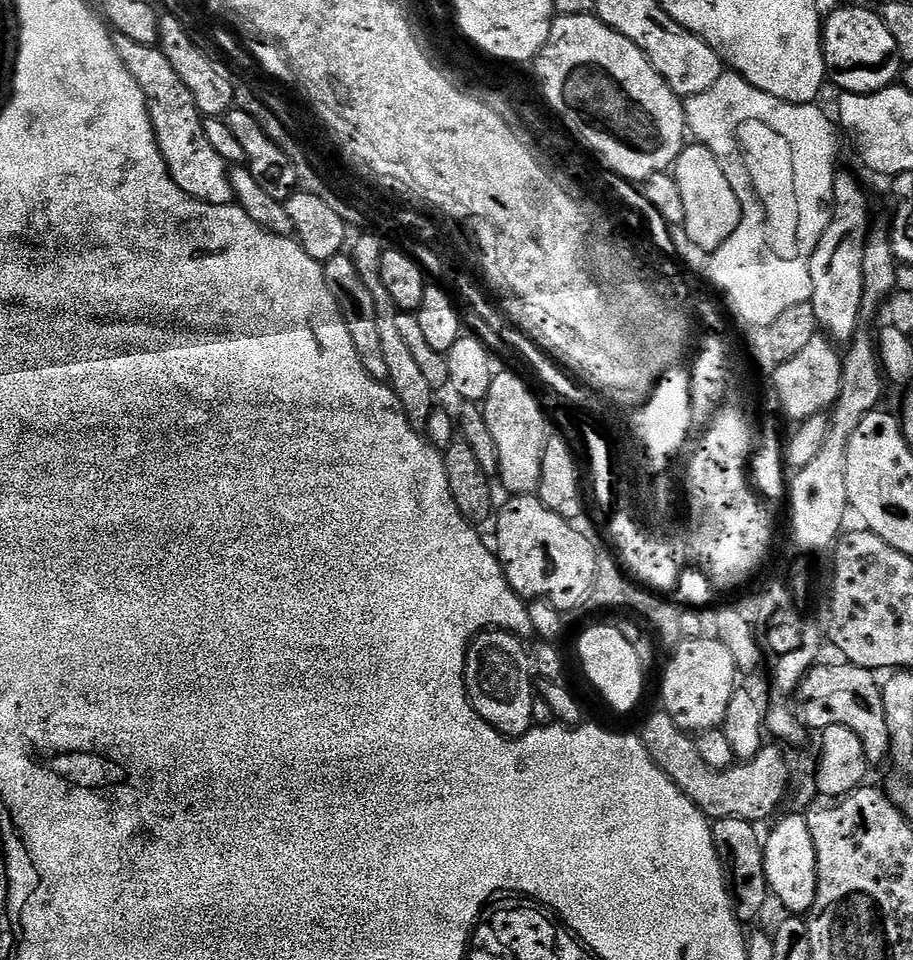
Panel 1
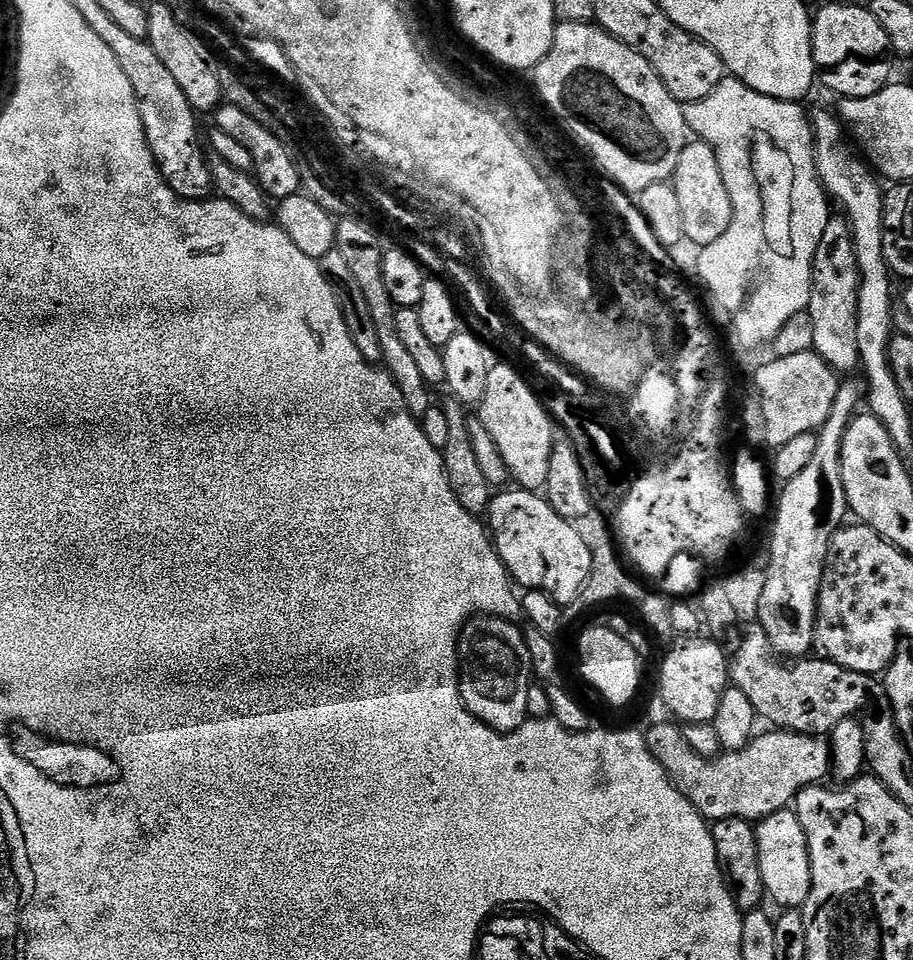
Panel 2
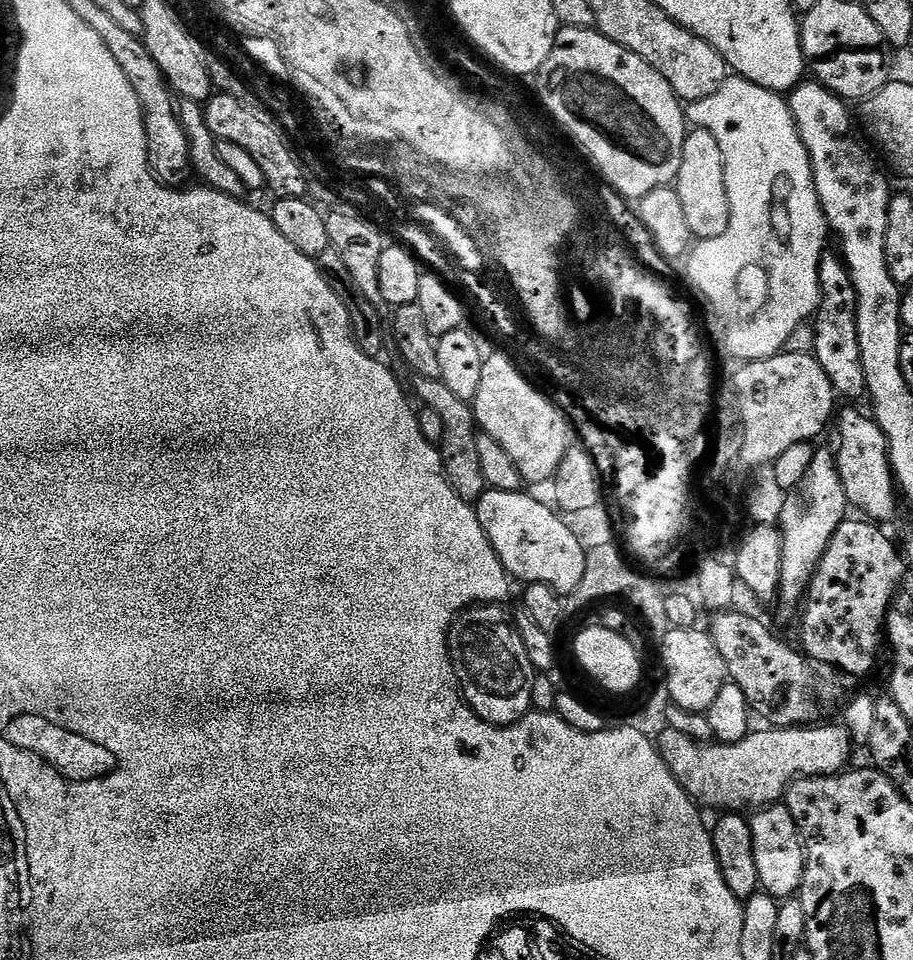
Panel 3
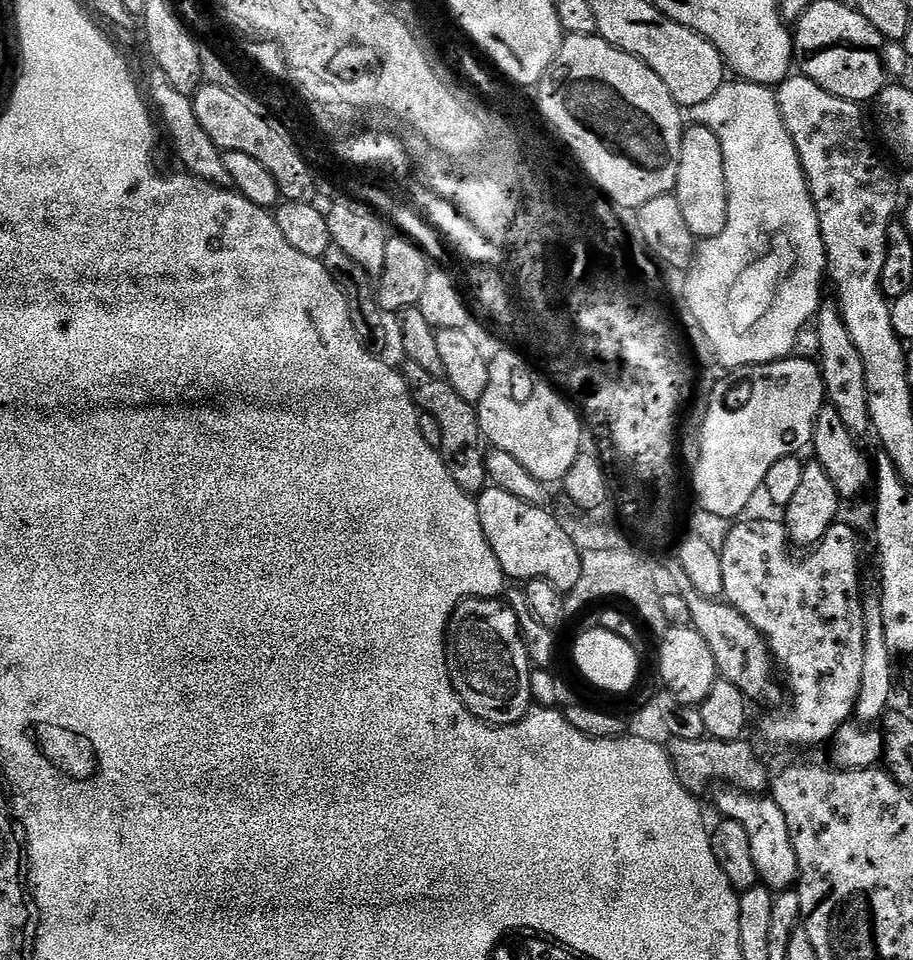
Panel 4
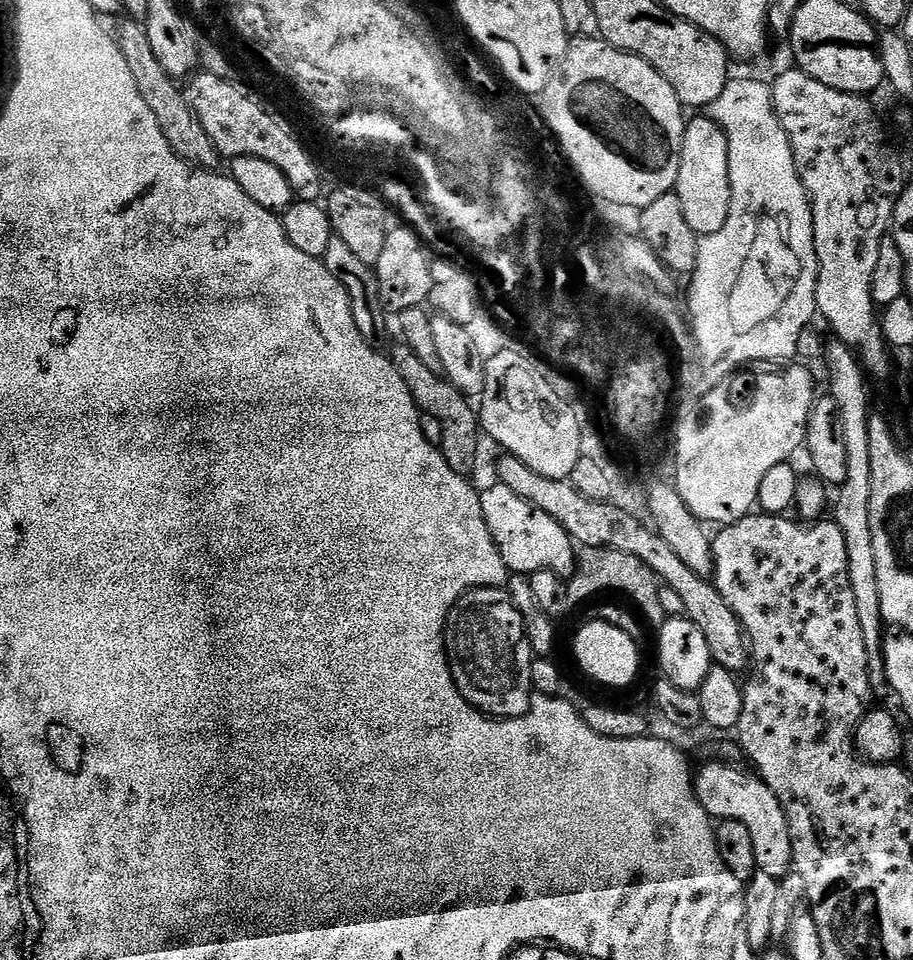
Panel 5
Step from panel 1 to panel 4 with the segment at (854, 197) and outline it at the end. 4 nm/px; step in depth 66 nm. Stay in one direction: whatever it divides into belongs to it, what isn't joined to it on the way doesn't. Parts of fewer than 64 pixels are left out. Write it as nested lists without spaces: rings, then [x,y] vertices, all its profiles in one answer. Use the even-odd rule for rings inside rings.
[[[836,302],[821,303],[819,312],[814,317],[818,330],[818,346],[820,354],[818,363],[824,379],[826,400],[836,409],[842,422],[848,427],[853,437],[869,435],[872,419],[868,409],[868,391],[866,390],[866,366],[862,366],[862,354],[858,354],[858,346],[854,346],[854,338],[850,338],[850,330],[846,330],[846,322],[840,313],[840,305]]]

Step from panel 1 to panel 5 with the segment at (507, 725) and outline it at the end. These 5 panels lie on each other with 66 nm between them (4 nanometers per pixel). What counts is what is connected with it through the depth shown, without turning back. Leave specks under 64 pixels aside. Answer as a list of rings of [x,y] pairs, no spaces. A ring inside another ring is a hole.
[[[503,587],[473,588],[460,597],[444,624],[444,650],[448,653],[453,682],[464,701],[477,712],[489,718],[527,714],[534,699],[530,682],[534,657],[524,633],[522,614],[518,614]]]

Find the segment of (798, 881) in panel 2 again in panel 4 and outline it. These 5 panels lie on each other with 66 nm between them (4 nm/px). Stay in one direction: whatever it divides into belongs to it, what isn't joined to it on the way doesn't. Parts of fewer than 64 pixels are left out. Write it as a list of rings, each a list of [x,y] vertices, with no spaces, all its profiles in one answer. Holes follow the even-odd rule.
[[[731,786],[720,791],[724,792],[716,796],[716,808],[721,812],[719,815],[742,822],[742,826],[746,826],[746,834],[750,834],[750,851],[754,854],[754,866],[758,866],[759,883],[776,894],[789,891],[797,883],[800,867],[786,814],[782,814],[775,800],[767,795],[741,792]]]

